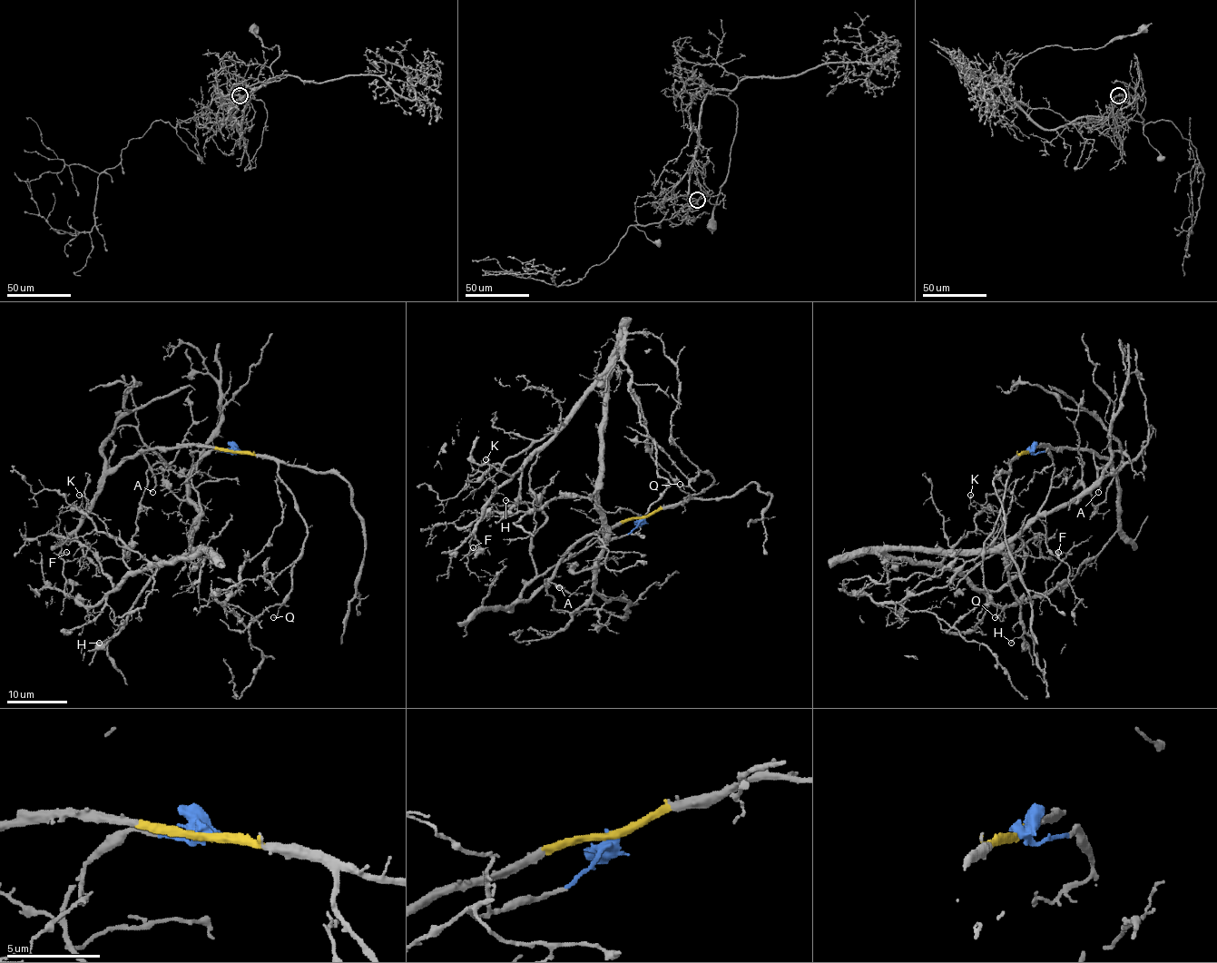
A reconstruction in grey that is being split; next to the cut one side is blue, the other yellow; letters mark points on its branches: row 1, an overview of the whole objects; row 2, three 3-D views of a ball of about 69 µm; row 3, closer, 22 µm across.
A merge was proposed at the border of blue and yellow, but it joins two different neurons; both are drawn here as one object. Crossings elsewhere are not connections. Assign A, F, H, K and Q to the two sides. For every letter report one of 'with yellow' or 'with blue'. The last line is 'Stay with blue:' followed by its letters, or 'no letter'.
A: with yellow
F: with blue
H: with blue
K: with blue
Q: with yellow
Stay with blue: F, H, K

